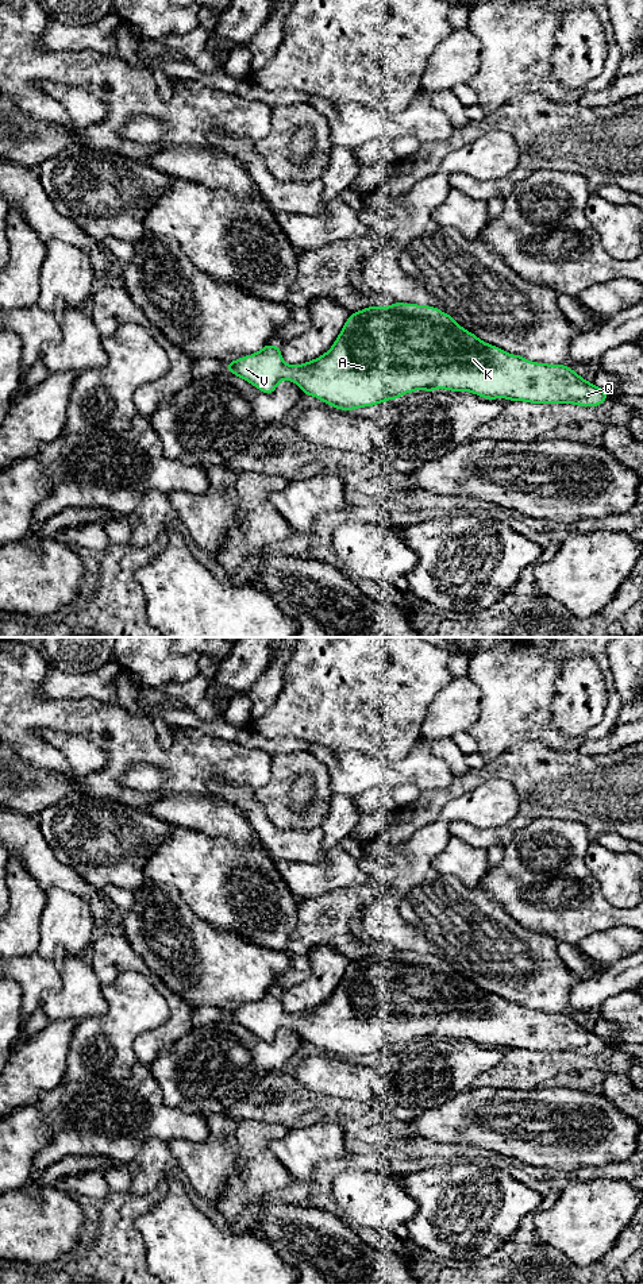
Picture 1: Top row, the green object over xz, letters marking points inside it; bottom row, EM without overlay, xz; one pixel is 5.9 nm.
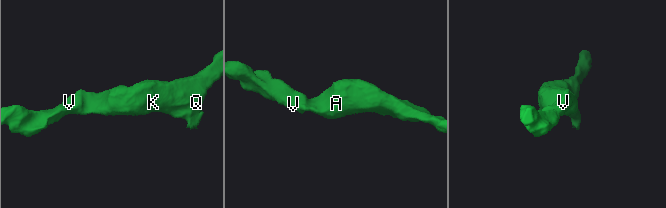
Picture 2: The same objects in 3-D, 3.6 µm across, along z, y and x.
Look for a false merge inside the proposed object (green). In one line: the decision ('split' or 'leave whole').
leave whole

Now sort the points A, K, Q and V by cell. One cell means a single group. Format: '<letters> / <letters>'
A K Q V

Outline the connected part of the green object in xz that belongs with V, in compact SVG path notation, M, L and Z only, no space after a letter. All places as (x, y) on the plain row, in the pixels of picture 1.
M394 951L390 955L351 961L332 995L322 1005L289 1014L277 994L266 992L253 1003L226 1011L228 1019L266 1042L282 1027L294 1030L304 1042L313 1044L340 1059L373 1054L397 1048L415 1038L446 1037L470 1040L480 1045L531 1052L574 1052L598 1054L607 1046L601 1036L585 1029L569 1014L527 1009L484 991L462 976L450 963L434 955Z

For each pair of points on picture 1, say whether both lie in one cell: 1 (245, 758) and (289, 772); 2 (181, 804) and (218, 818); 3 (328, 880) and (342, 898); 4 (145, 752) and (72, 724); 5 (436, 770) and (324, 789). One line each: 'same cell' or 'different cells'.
1: different cells
2: same cell
3: different cells
4: same cell
5: different cells

